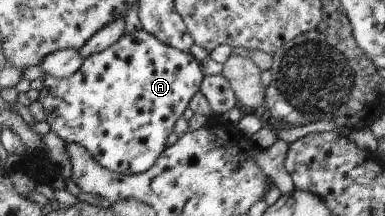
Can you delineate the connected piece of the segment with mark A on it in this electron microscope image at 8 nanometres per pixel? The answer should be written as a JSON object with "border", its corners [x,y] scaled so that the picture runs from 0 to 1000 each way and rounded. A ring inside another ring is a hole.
{"border":[[[369,134],[340,162],[314,167],[309,190],[262,245],[221,269],[184,356],[114,356],[99,468],[114,495],[130,606],[158,634],[171,667],[210,667],[229,685],[242,736],[270,778],[314,810],[345,810],[382,792],[423,708],[455,560],[475,532],[491,468],[517,421],[522,366],[522,301],[494,245],[470,245],[460,222],[444,227],[444,213],[418,199],[405,167]]]}

